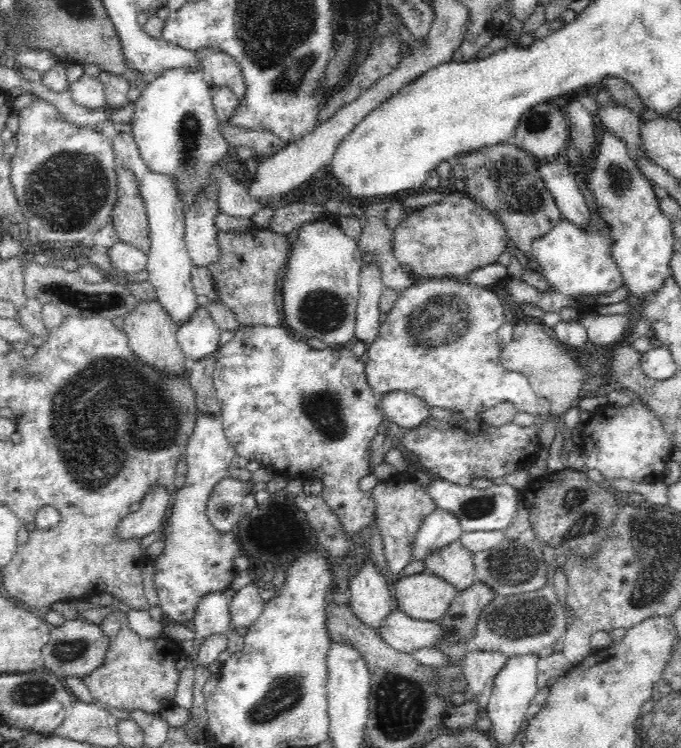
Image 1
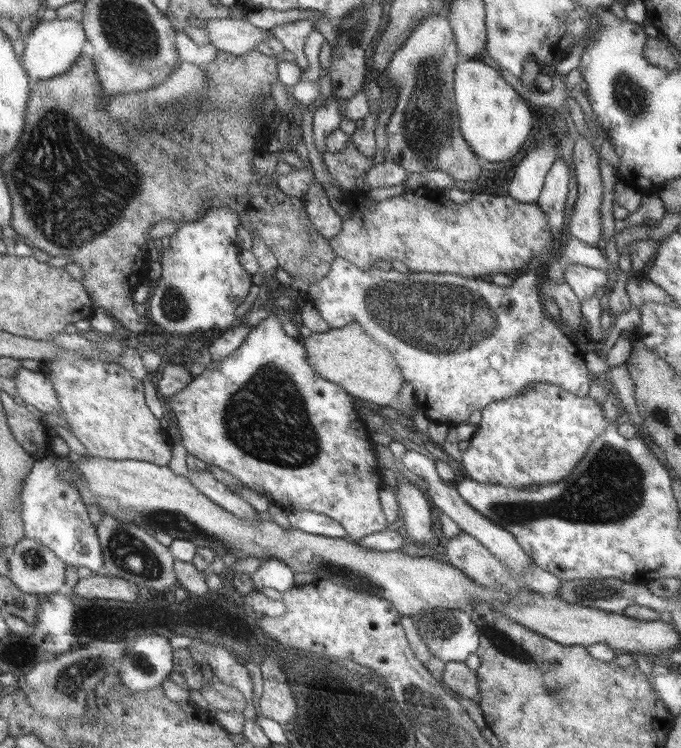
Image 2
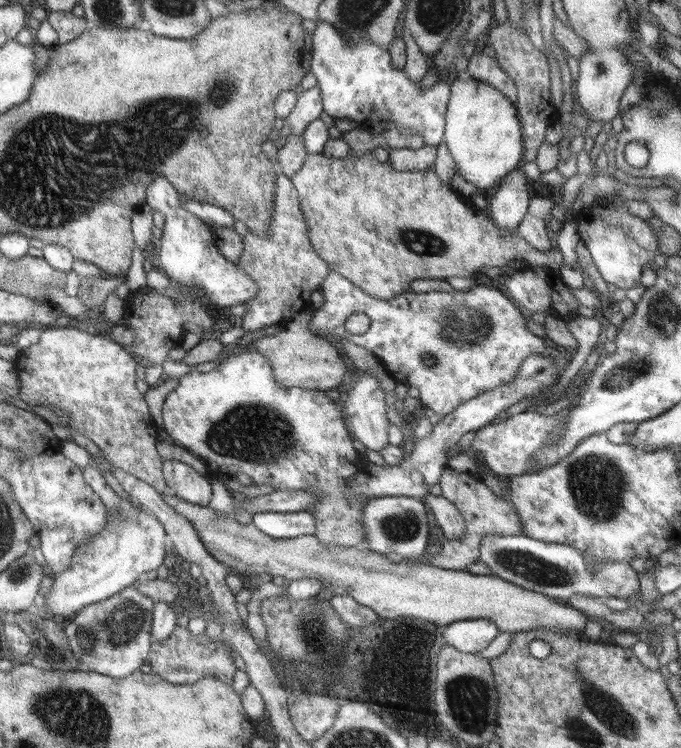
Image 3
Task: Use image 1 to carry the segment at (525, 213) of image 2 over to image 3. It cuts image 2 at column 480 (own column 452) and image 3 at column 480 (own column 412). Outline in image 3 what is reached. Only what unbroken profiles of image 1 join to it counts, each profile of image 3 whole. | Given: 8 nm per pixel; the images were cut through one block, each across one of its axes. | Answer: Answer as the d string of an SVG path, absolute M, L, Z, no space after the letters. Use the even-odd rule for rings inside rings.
M369 150L364 156L360 157L326 158L323 154L309 154L305 158L305 165L298 172L295 172L290 177L290 180L299 192L300 206L304 213L311 243L317 255L329 264L330 269L336 269L346 278L349 278L350 282L362 287L362 290L365 290L366 294L369 294L372 298L378 298L378 300L390 300L390 298L395 298L398 294L404 294L404 292L410 291L410 282L417 278L447 280L450 277L464 276L464 278L476 279L484 274L481 271L482 268L492 268L493 266L504 268L511 262L521 263L523 261L526 262L527 266L547 266L552 270L558 271L563 263L563 254L558 249L553 248L548 252L536 250L533 246L530 246L529 242L526 242L526 239L516 229L512 229L511 231L499 229L498 226L495 226L492 217L480 213L480 210L469 199L454 190L450 186L450 183L444 182L436 174L436 171L432 169L424 172L402 172L400 170L394 170L389 161L384 163L379 162L372 154L372 150Z

